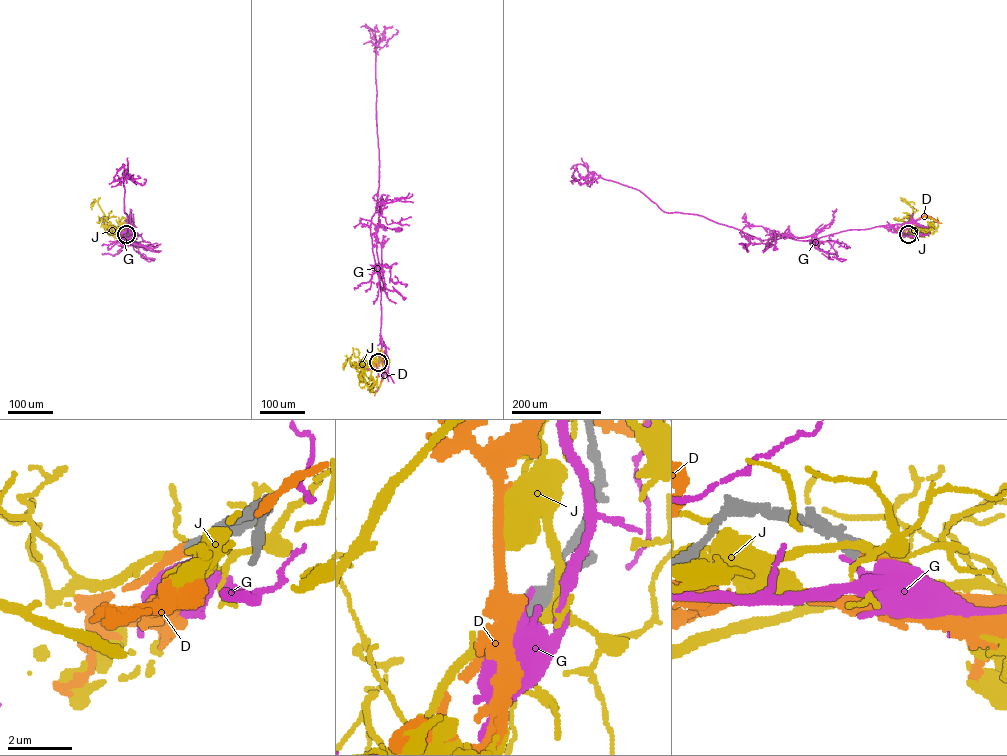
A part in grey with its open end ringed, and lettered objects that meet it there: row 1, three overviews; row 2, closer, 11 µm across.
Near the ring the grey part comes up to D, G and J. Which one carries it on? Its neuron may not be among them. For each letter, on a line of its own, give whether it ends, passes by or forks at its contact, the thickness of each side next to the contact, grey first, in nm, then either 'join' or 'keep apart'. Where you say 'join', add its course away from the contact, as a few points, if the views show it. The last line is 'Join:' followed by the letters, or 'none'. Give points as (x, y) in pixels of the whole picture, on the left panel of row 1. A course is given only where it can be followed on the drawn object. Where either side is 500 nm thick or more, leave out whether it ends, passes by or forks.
D: 550 nm thick on the grey side, 420 nm on the other; join; it runs (126, 234), (130, 231), (131, 216), (122, 223)
G: 550 nm thick on the grey side, 200 nm on the other; keep apart
J: 550 nm thick on the grey side, 240 nm on the other; keep apart
Join: D

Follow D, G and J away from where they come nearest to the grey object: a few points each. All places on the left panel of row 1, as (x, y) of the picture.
D: (126, 234), (130, 231), (131, 216), (122, 223)
G: (126, 235), (129, 225), (127, 235), (120, 239), (124, 231), (135, 231), (150, 242), (146, 249)
J: (126, 234), (117, 236), (111, 229), (132, 236), (136, 243)

